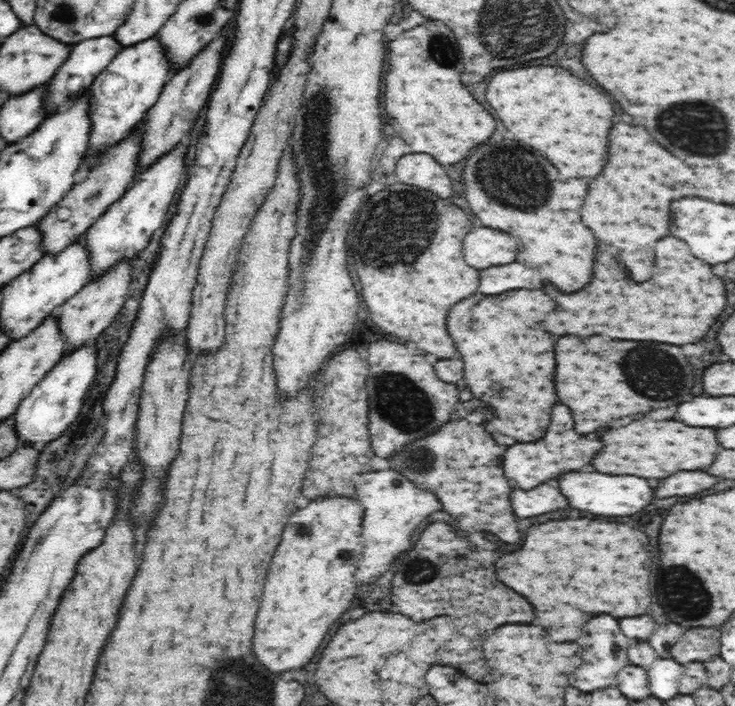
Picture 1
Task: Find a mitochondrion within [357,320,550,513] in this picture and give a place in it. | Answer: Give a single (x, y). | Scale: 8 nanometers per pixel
(421, 418)

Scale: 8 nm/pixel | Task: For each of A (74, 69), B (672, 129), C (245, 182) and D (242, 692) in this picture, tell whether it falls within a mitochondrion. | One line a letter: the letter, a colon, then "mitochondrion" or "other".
A: other
B: mitochondrion
C: other
D: mitochondrion

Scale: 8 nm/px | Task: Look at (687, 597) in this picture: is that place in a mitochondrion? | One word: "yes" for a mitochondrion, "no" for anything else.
yes

